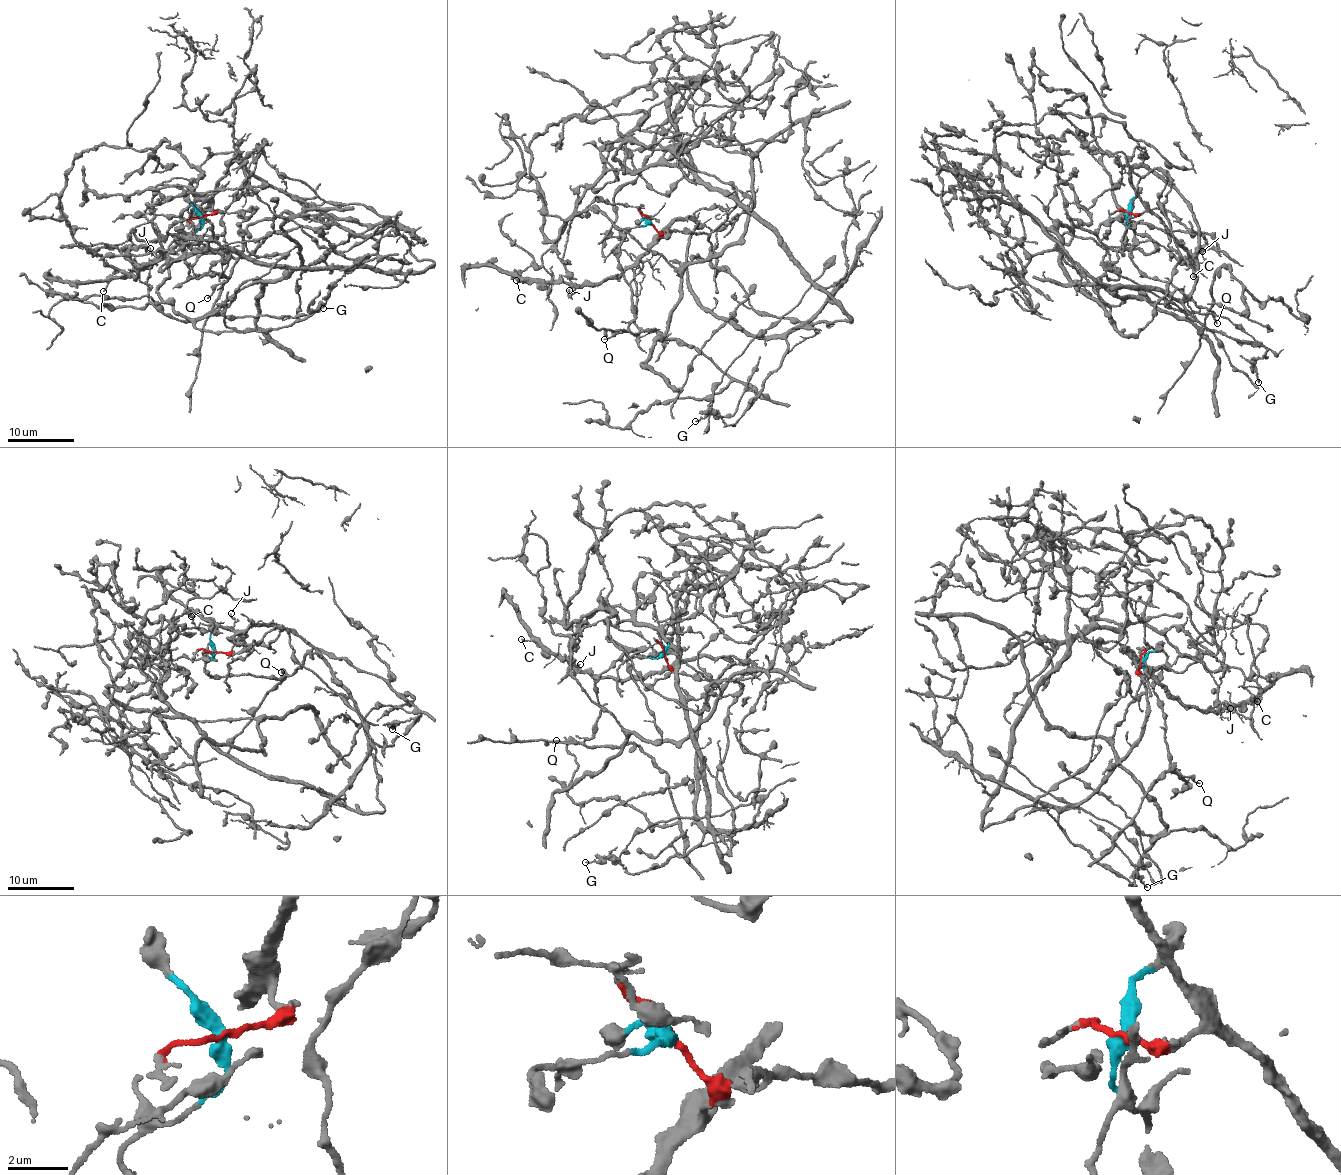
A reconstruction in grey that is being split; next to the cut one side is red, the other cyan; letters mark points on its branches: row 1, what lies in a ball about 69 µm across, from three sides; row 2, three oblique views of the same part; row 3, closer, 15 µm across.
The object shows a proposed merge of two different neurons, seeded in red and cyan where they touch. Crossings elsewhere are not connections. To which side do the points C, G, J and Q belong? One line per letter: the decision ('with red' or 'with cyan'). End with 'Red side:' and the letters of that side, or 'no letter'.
C: with red
G: with red
J: with red
Q: with cyan
Red side: C, G, J

